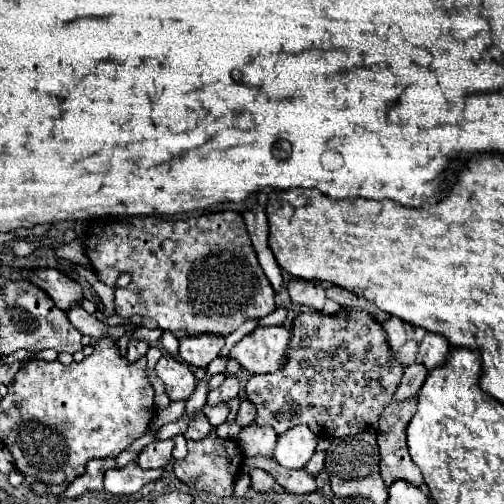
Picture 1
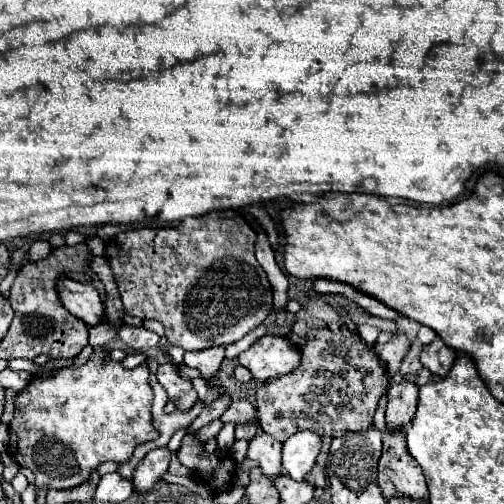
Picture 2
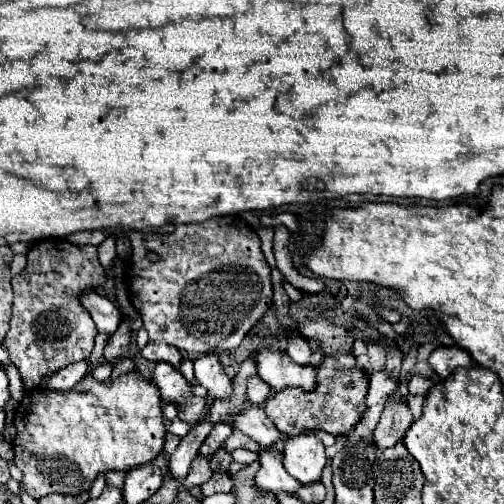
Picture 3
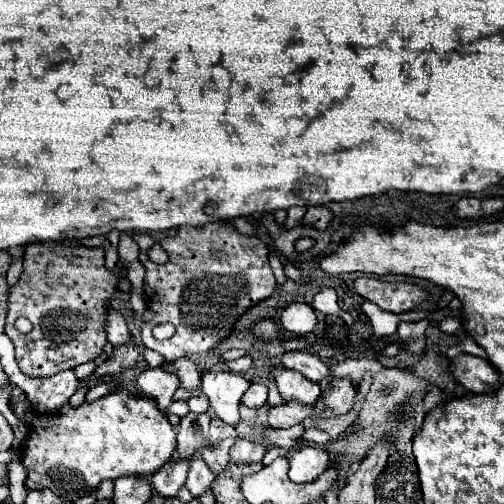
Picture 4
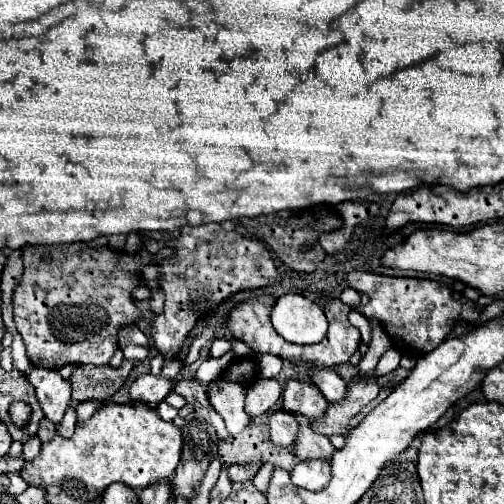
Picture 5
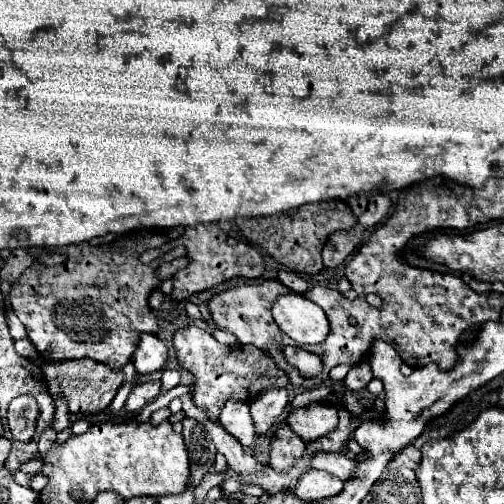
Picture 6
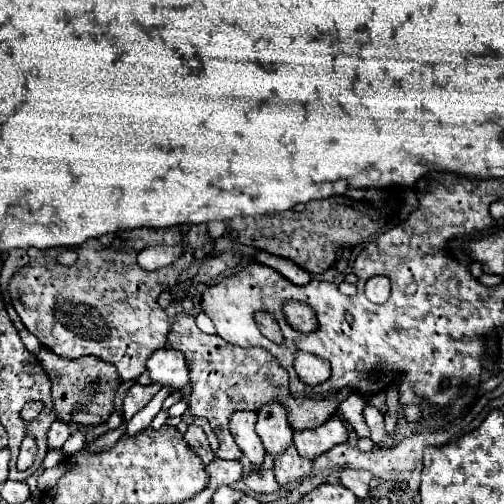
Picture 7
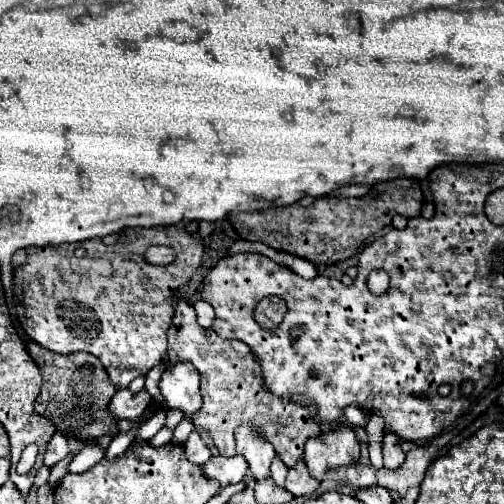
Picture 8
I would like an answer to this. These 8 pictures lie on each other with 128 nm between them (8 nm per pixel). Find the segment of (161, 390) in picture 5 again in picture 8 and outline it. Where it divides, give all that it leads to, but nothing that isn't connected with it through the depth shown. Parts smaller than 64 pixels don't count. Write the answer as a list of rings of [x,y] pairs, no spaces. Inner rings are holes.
[[[118,390],[108,404],[108,412],[114,416],[114,420],[138,420],[148,406],[150,394],[146,390],[138,394],[132,394],[130,390]]]

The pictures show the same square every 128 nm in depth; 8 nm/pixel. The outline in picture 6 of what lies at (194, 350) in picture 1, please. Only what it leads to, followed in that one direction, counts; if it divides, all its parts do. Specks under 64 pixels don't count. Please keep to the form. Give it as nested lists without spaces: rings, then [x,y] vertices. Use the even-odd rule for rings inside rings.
[[[228,400],[228,404],[222,408],[220,414],[220,424],[246,448],[254,448],[256,444],[256,432],[254,432],[254,422],[248,412],[248,404]]]

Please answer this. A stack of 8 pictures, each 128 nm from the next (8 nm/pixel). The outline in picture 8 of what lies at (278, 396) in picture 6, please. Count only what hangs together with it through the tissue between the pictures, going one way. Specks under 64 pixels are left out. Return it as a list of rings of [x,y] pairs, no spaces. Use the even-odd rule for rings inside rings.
[[[276,458],[276,460],[274,460],[274,464],[272,464],[272,478],[274,478],[276,486],[280,486],[280,488],[284,486],[286,474],[288,474],[288,468],[282,464],[282,460],[280,460],[280,458]]]

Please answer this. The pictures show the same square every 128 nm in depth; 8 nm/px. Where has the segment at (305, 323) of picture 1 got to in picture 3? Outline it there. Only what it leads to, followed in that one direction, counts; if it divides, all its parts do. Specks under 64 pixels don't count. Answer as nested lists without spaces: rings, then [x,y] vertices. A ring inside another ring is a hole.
[[[352,354],[328,356],[322,360],[322,364],[318,366],[316,372],[318,372],[316,390],[304,392],[300,388],[286,388],[286,390],[270,396],[268,402],[264,402],[266,416],[286,436],[296,436],[306,428],[326,430],[334,436],[346,434],[352,428],[352,424],[356,424],[366,410],[364,396],[368,390],[368,378],[356,366],[356,358]]]

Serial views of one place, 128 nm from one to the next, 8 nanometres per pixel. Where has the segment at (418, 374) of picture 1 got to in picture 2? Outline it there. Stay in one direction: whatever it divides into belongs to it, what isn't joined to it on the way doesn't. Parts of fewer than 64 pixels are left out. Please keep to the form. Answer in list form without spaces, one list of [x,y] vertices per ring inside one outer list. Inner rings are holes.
[[[402,380],[388,390],[388,408],[386,408],[386,428],[398,430],[406,428],[414,418],[418,404],[418,388],[416,384]]]

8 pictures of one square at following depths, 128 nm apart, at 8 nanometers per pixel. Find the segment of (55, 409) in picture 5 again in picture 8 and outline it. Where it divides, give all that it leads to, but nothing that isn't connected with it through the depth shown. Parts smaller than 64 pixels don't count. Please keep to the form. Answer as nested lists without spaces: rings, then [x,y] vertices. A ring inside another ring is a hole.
[[[56,432],[56,434],[52,436],[46,452],[44,452],[44,466],[52,468],[52,466],[58,464],[60,460],[64,460],[68,454],[70,454],[70,450],[68,450],[66,438],[64,438],[60,432]]]

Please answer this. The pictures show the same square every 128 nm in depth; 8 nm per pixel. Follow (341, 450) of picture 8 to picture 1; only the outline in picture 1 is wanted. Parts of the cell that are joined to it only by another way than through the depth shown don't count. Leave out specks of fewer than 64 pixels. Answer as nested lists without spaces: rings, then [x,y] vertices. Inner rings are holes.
[[[284,326],[256,328],[232,348],[230,358],[238,360],[250,374],[276,372],[288,362],[290,336],[290,330]]]

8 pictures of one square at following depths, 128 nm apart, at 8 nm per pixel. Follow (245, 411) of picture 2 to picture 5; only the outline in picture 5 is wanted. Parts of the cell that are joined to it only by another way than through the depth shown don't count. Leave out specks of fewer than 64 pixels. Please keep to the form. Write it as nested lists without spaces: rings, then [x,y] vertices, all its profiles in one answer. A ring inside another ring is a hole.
[[[298,418],[298,424],[300,424],[300,434],[296,438],[296,456],[298,460],[302,462],[308,462],[308,460],[328,460],[332,458],[332,452],[334,452],[334,446],[332,442],[326,438],[326,436],[320,436],[316,432],[312,432],[308,420],[304,418]]]

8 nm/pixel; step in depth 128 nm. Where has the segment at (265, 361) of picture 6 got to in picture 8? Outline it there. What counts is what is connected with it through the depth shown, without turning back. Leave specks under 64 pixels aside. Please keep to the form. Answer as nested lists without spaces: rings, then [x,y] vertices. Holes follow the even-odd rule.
[[[184,298],[178,300],[176,314],[168,328],[168,362],[190,362],[200,373],[202,408],[191,420],[195,426],[203,426],[206,432],[210,432],[210,438],[222,456],[235,456],[234,434],[240,424],[254,426],[260,432],[262,440],[272,442],[286,468],[296,466],[296,462],[304,458],[304,444],[308,438],[322,434],[320,424],[310,416],[310,410],[306,406],[286,402],[264,388],[262,370],[244,342],[224,340],[212,328],[200,326],[196,322],[192,304],[188,304]]]

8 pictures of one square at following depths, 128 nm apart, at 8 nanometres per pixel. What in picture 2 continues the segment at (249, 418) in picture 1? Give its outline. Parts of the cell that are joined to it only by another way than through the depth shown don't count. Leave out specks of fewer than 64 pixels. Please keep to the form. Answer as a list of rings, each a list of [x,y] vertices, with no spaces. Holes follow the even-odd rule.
[[[238,424],[236,426],[236,440],[252,440],[256,436],[258,424]]]

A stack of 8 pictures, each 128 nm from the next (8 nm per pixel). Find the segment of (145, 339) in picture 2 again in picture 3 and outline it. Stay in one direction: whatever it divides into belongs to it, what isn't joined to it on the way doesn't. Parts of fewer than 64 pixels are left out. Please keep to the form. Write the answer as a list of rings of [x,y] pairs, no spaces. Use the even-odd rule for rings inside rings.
[[[148,342],[146,348],[142,350],[142,356],[150,362],[168,362],[174,368],[180,368],[182,364],[182,352],[164,342]]]

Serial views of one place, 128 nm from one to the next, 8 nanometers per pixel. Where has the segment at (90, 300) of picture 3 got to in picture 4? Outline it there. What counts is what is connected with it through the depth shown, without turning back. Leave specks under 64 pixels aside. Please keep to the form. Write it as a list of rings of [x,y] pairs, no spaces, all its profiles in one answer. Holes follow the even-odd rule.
[[[110,310],[108,314],[108,322],[106,322],[106,332],[108,332],[108,342],[112,346],[120,346],[120,344],[128,344],[128,340],[132,340],[132,334],[128,330],[126,320],[116,314],[114,310]]]

